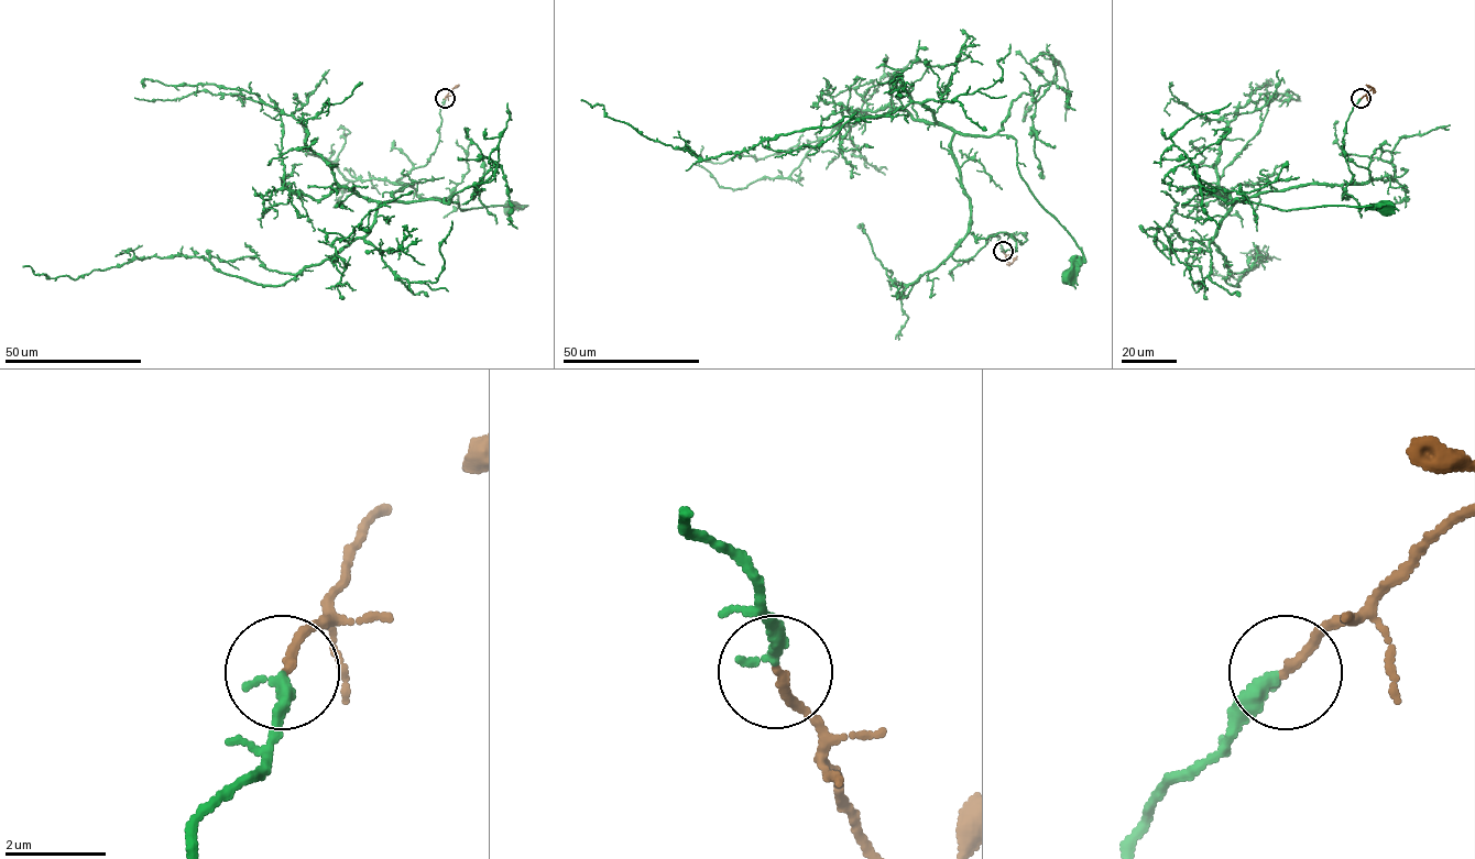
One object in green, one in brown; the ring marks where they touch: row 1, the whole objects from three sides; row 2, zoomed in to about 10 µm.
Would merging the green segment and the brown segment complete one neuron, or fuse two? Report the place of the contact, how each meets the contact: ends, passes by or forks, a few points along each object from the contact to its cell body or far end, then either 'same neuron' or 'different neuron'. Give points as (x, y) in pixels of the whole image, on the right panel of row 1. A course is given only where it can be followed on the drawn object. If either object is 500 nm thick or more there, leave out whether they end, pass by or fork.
at (1361, 98); green ends there; brown ends there; green runs (1361, 98), (1346, 122), (1343, 151), (1368, 169), (1367, 184), (1304, 184), (1243, 201), (1288, 210), (1385, 207); brown runs (1362, 98), (1373, 88), (1366, 85); same neuron

